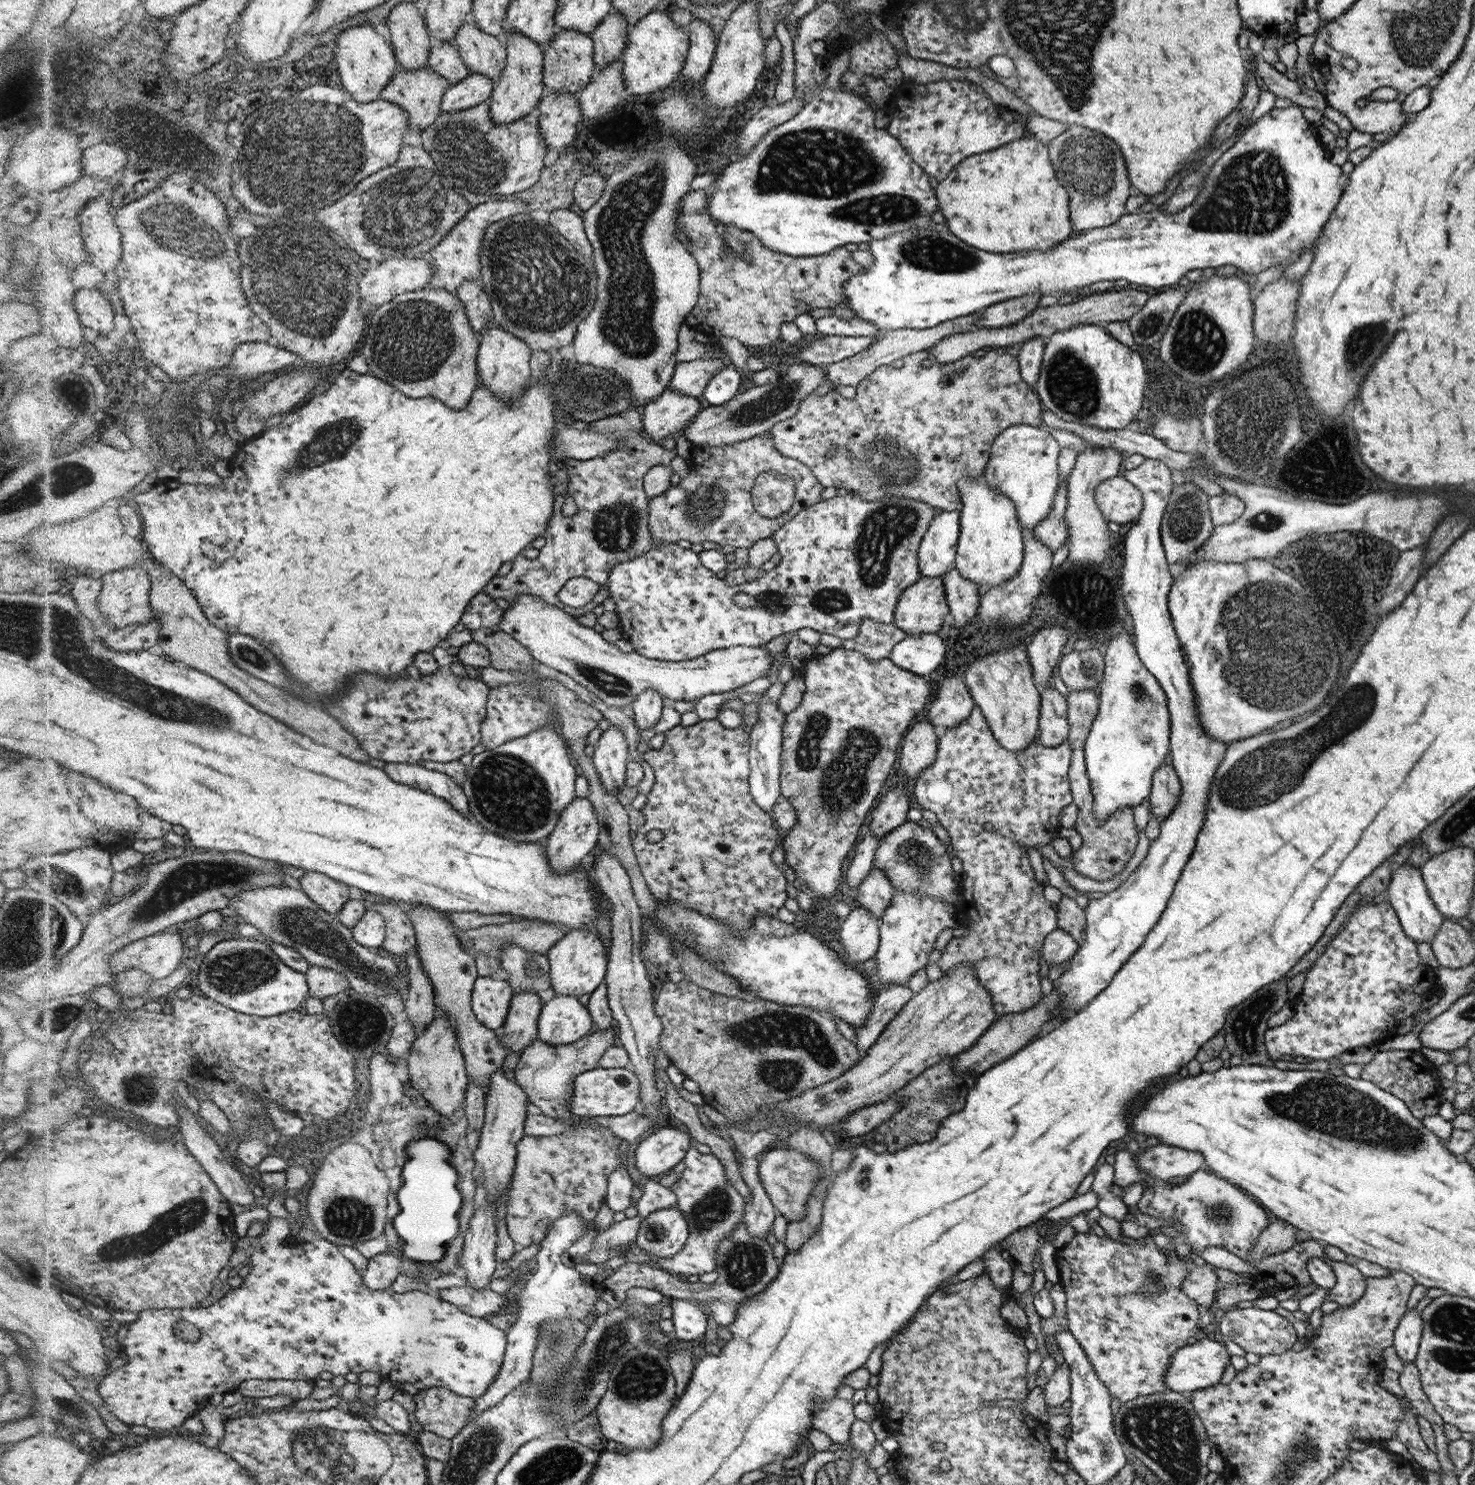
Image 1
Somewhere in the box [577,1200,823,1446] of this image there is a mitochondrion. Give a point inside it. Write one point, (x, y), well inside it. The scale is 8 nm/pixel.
(640, 1379)

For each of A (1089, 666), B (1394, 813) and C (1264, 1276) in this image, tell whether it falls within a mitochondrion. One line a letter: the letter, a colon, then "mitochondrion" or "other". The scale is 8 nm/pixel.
A: mitochondrion
B: other
C: other

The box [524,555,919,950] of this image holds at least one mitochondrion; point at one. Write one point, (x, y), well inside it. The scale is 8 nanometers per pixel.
(843, 779)

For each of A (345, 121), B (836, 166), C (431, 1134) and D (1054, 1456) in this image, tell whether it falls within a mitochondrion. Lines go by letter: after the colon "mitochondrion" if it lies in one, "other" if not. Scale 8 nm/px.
A: mitochondrion
B: mitochondrion
C: other
D: other

